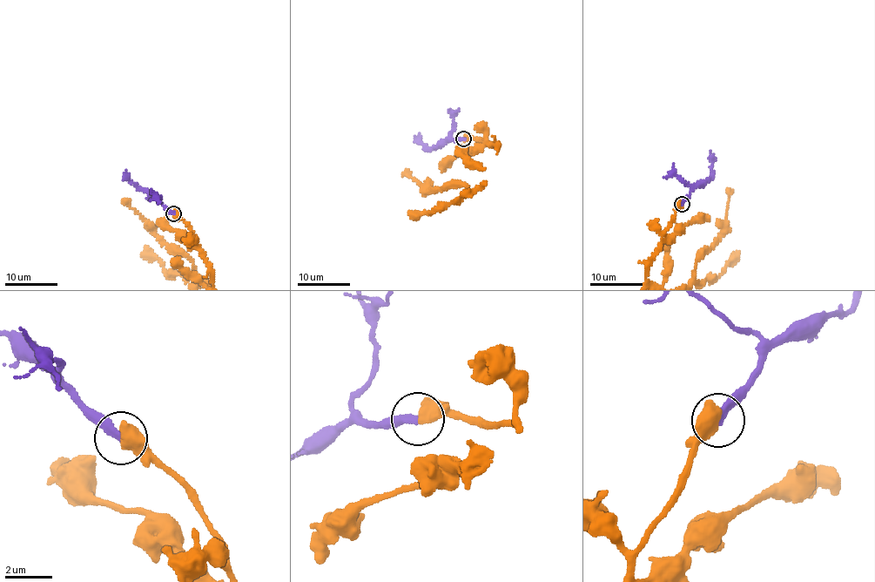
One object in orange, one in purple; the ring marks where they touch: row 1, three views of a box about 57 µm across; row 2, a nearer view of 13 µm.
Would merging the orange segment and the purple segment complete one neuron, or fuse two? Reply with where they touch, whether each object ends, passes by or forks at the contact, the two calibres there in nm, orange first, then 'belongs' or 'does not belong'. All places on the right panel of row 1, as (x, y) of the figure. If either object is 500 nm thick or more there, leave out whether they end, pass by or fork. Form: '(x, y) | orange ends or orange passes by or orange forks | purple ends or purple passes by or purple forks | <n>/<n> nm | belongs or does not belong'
(682, 204) | 700/320 nm | does not belong

